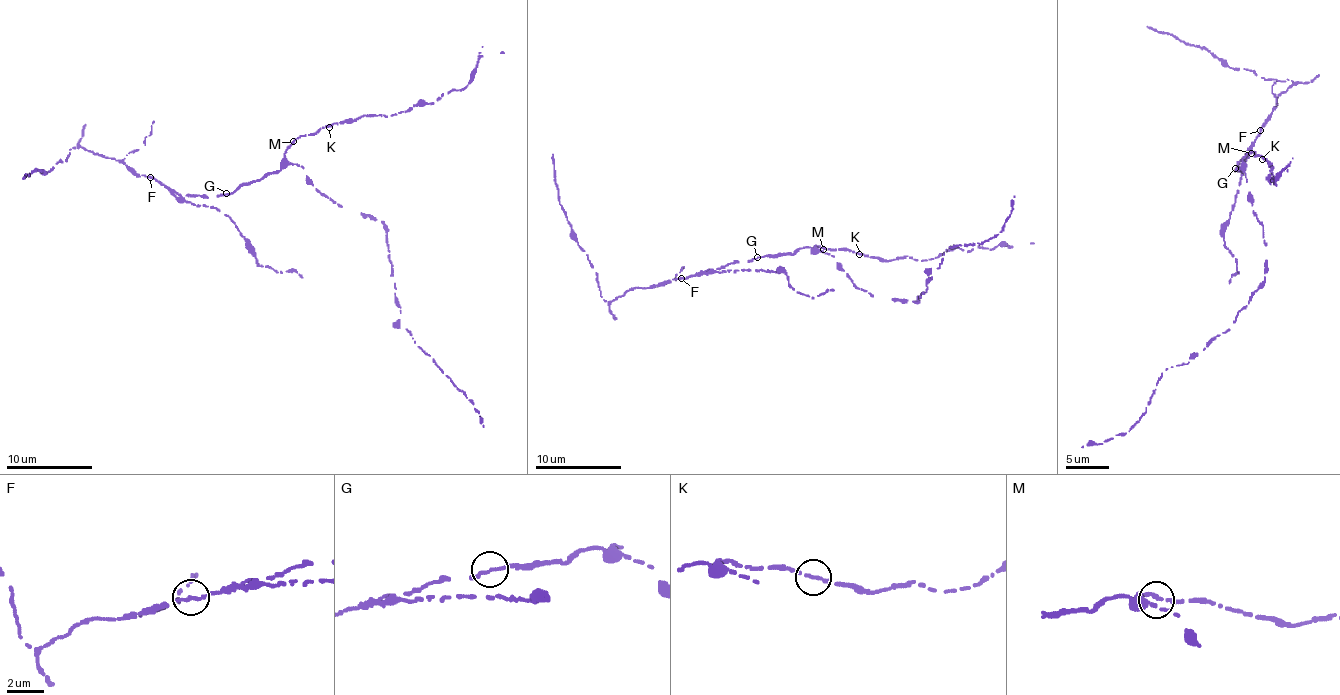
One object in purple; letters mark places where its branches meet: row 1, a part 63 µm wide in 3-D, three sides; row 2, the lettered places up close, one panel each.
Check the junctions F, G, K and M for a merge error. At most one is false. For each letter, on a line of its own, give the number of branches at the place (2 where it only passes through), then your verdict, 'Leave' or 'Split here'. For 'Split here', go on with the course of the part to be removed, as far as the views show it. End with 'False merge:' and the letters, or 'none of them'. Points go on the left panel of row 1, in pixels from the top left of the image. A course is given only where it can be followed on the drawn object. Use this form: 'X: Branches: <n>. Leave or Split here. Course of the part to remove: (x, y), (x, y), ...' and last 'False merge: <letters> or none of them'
F: Branches: 2. Split here. Course of the part to remove: (151, 176), (177, 198), (218, 208), (233, 222), (256, 264), (280, 273), (295, 271), (302, 276)
G: Branches: 2. Leave
K: Branches: 2. Leave
M: Branches: 2. Leave
False merge: F

